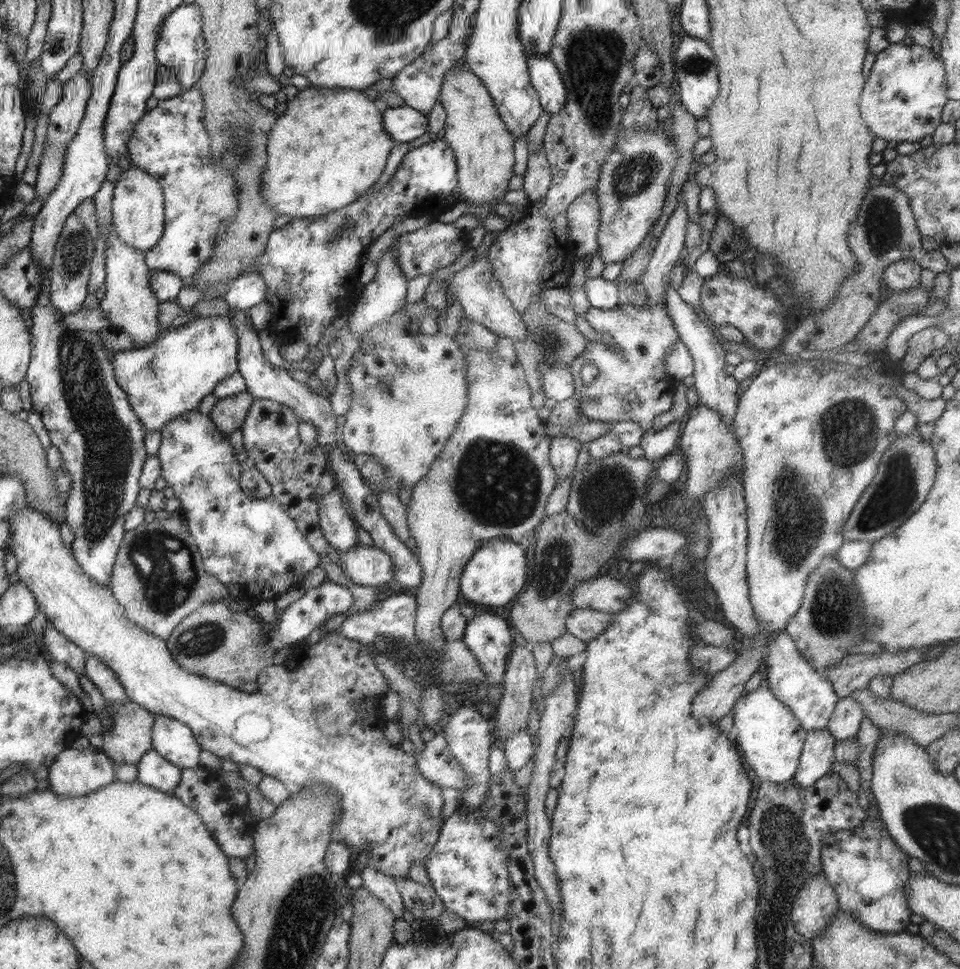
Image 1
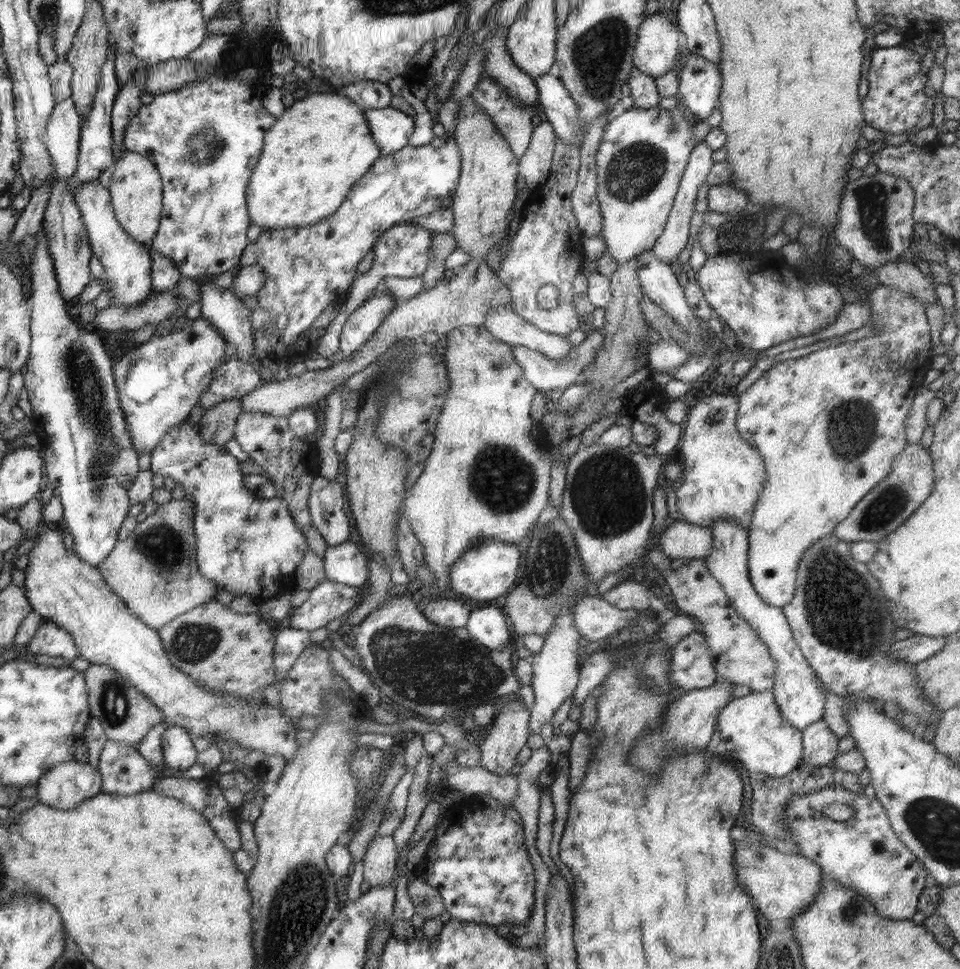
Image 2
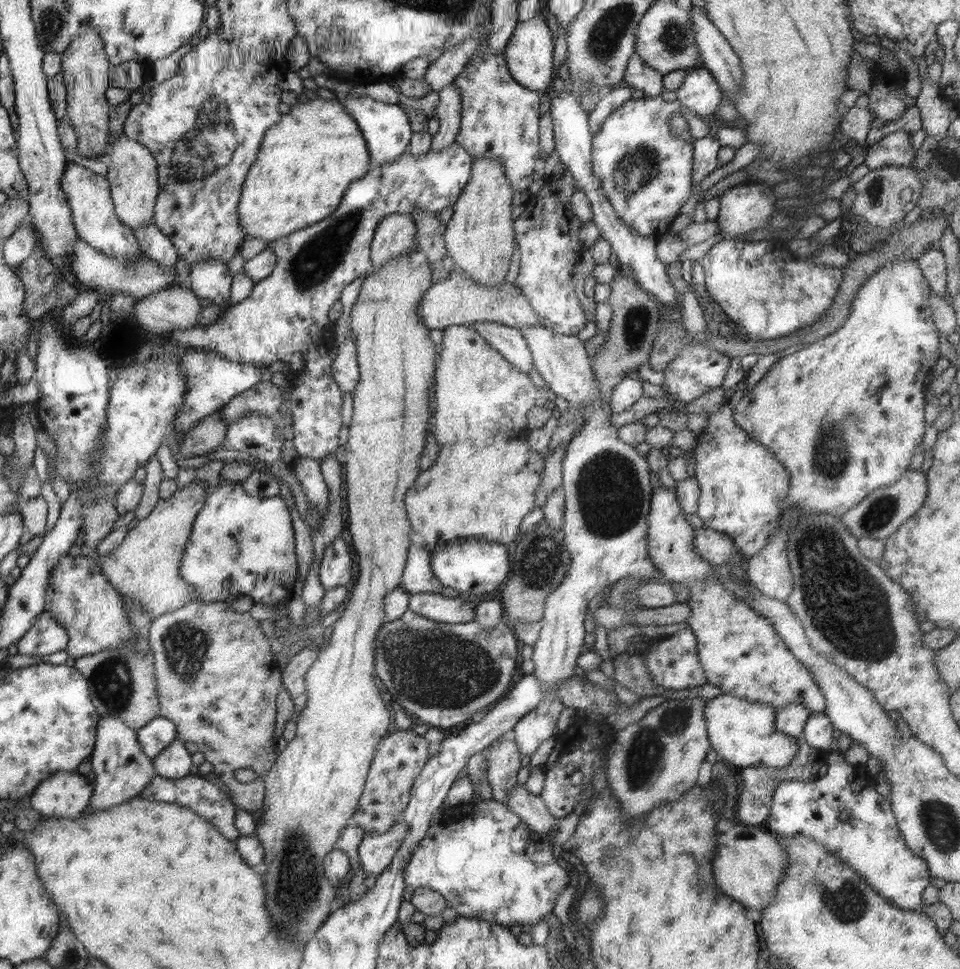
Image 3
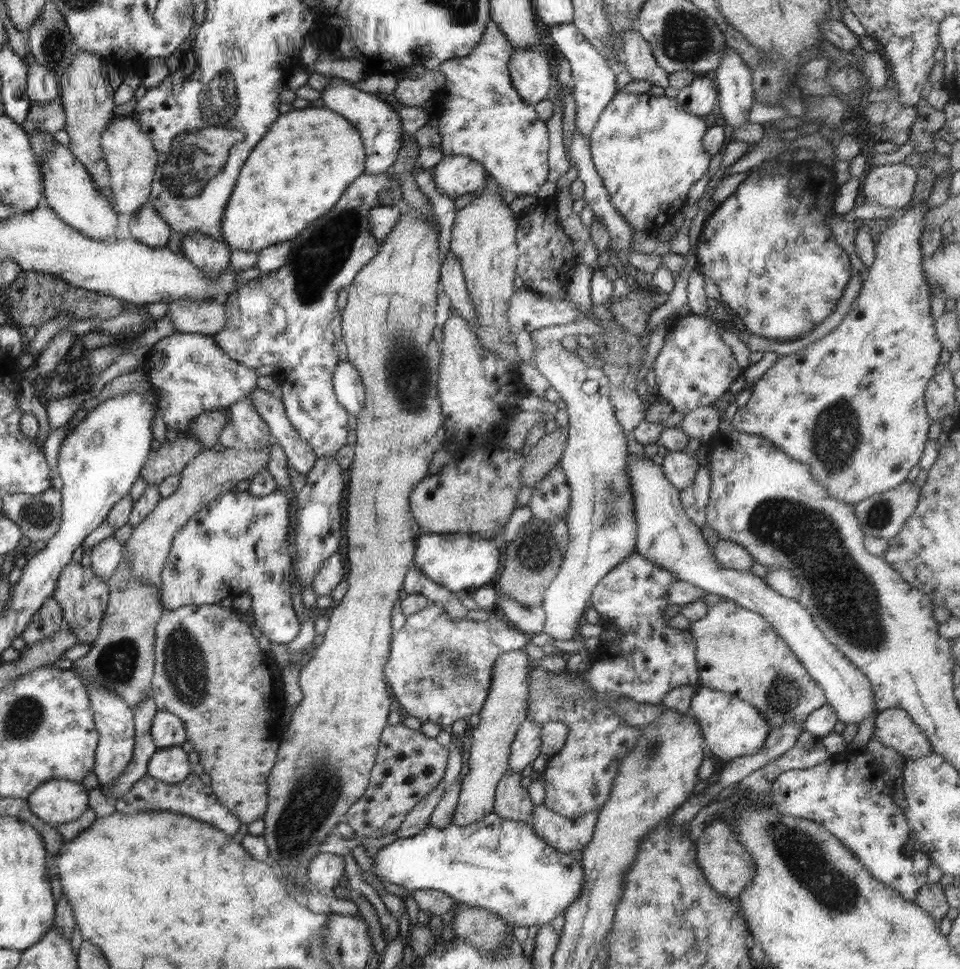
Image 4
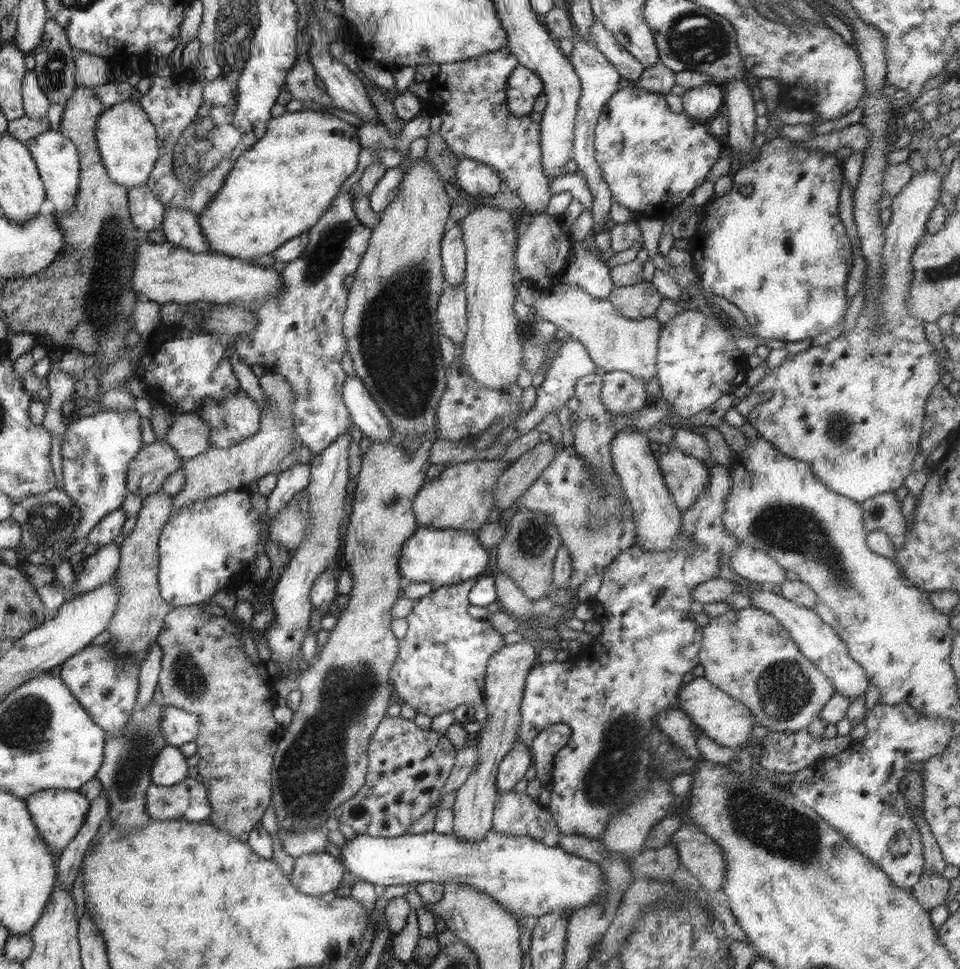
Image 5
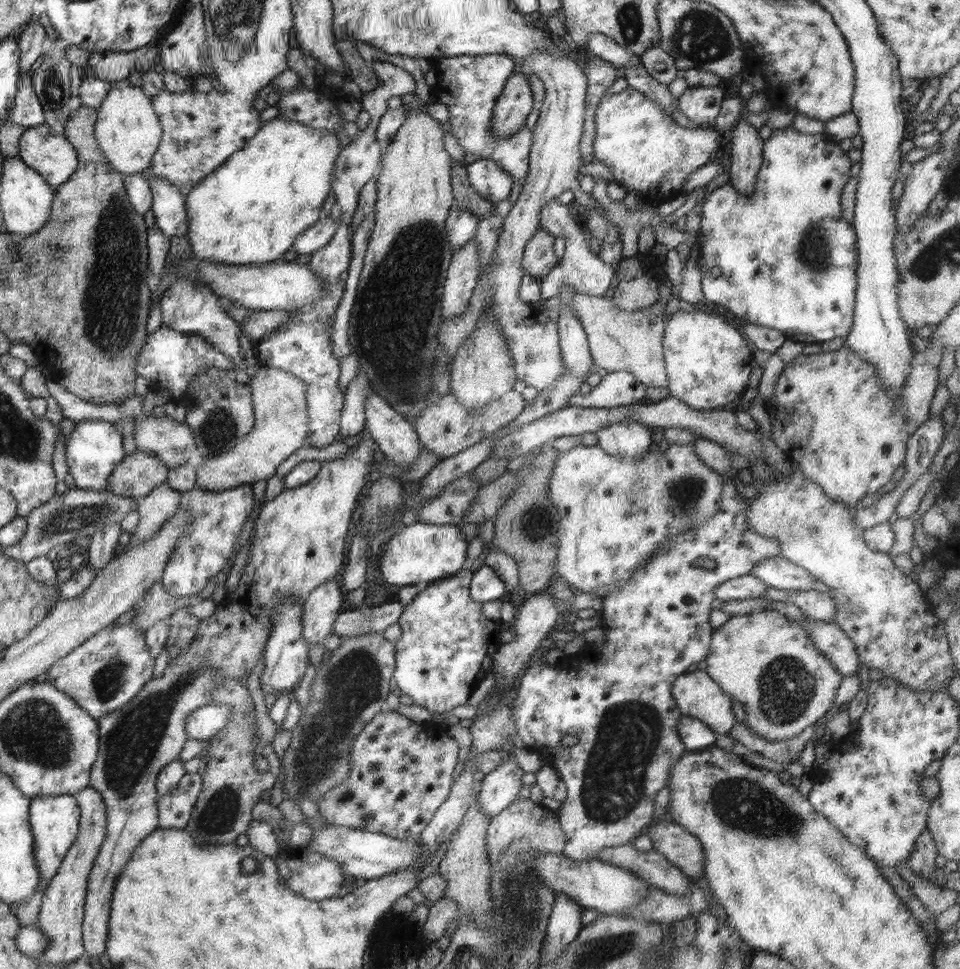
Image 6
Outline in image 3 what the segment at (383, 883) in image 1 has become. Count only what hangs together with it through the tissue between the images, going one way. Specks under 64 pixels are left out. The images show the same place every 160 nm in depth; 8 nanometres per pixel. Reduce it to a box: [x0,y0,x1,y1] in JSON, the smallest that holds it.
[358,822,407,875]

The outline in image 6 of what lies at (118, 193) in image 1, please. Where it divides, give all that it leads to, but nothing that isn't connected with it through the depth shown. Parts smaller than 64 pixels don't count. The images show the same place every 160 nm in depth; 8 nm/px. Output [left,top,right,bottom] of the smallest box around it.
[96,79,163,175]

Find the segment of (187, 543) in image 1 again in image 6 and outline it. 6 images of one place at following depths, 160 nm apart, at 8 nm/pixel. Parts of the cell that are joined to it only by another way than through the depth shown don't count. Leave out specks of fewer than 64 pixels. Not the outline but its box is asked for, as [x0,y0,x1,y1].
[194,366,310,492]

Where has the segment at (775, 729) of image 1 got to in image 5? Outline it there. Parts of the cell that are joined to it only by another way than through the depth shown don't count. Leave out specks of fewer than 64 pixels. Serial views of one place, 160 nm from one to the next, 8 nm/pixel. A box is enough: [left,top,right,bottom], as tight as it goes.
[677,677,757,750]

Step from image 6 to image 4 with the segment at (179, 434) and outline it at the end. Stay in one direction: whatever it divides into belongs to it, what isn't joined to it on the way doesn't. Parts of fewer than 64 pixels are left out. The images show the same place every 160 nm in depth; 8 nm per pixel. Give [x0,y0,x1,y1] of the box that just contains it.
[184,408,229,449]

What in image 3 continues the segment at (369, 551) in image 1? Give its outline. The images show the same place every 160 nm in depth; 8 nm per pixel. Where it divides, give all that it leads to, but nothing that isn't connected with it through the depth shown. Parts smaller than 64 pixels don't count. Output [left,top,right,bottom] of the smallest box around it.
[319,537,354,589]

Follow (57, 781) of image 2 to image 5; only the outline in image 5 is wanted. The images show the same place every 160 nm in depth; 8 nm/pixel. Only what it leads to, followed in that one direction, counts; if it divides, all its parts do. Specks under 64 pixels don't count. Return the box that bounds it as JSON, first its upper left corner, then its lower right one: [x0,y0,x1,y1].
[26,788,91,854]

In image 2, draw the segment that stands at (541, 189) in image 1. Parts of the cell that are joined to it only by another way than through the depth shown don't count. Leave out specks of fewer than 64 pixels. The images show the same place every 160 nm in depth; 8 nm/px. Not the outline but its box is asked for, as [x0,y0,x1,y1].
[519,120,554,191]

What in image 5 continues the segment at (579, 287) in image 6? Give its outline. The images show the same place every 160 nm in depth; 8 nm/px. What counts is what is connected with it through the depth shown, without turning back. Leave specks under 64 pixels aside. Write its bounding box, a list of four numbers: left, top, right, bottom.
[427,49,615,299]

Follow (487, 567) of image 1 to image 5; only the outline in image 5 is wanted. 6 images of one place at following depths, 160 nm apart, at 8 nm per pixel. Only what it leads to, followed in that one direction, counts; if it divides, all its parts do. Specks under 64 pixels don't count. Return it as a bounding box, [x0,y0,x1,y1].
[398,527,490,587]

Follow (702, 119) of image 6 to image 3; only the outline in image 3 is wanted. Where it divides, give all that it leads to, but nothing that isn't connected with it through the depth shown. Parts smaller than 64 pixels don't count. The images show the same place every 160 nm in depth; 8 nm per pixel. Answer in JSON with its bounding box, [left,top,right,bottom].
[676,66,723,117]

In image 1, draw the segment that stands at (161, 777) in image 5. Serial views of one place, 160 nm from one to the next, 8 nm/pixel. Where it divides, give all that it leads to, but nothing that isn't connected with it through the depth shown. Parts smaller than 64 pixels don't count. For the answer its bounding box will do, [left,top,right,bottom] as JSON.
[152,715,200,768]

